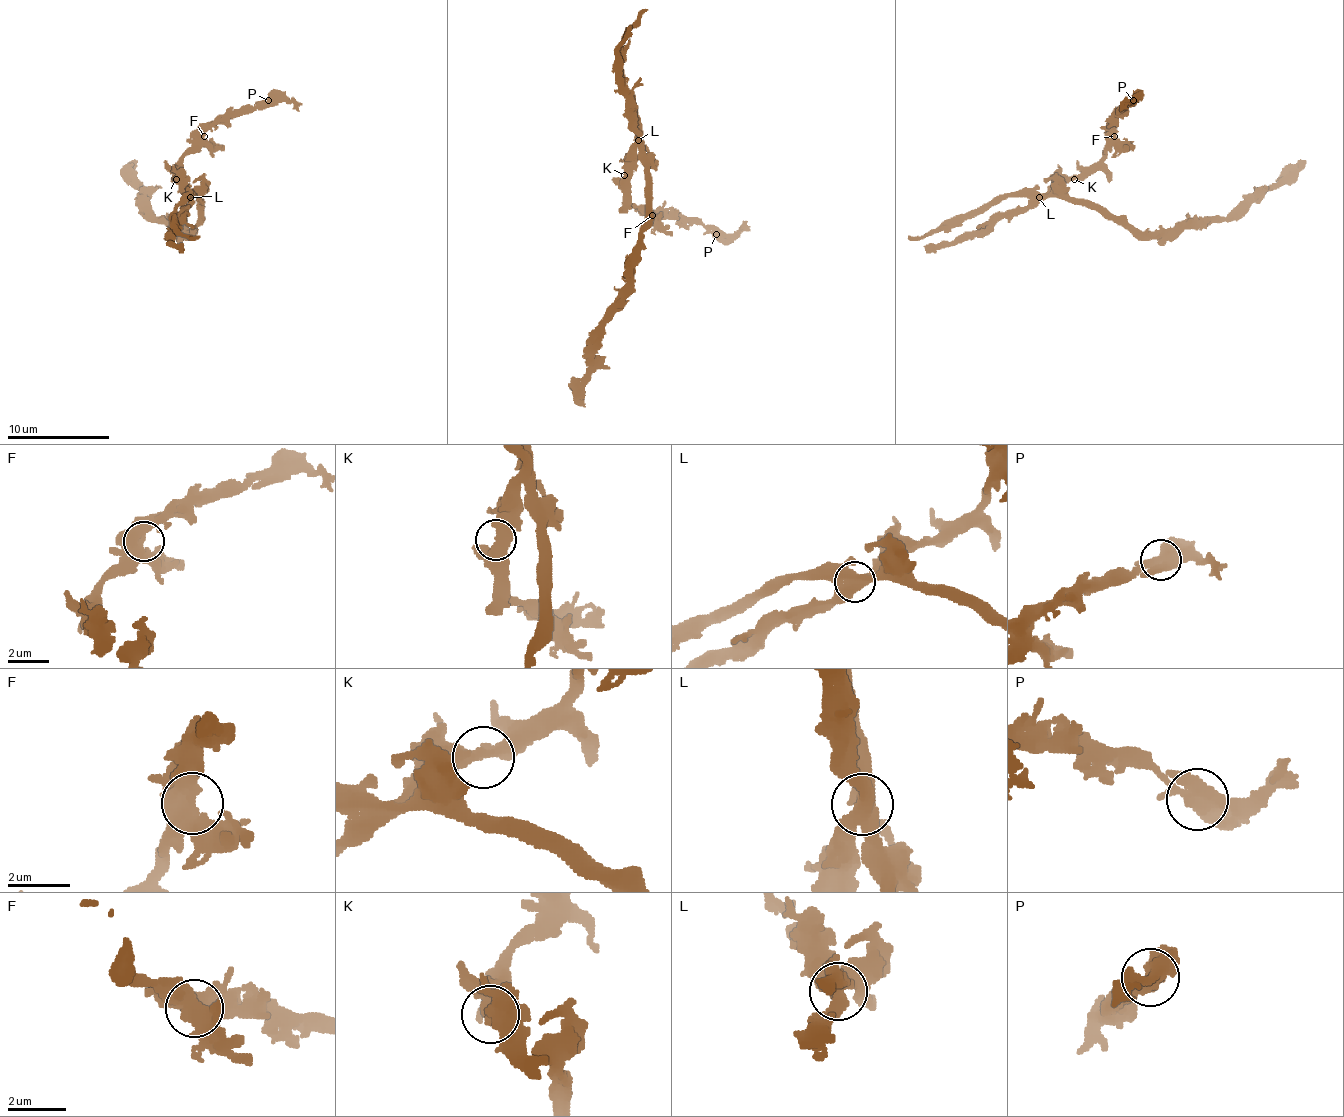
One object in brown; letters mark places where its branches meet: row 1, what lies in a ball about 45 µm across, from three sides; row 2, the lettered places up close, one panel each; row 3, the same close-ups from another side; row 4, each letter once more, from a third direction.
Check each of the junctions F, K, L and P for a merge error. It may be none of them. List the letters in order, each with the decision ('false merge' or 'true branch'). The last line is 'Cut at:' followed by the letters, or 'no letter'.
F: true branch
K: true branch
L: false merge
P: true branch
Cut at: L

